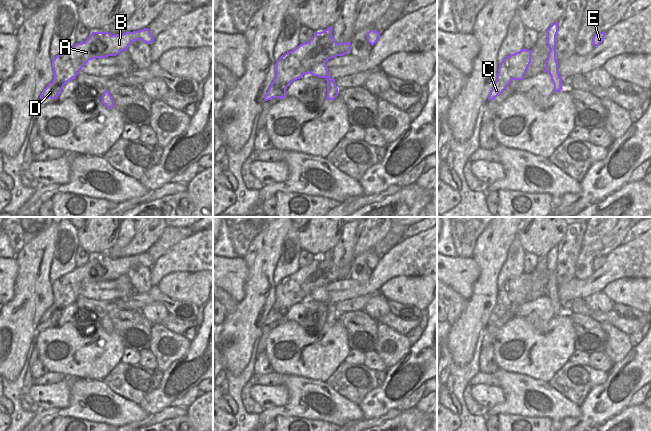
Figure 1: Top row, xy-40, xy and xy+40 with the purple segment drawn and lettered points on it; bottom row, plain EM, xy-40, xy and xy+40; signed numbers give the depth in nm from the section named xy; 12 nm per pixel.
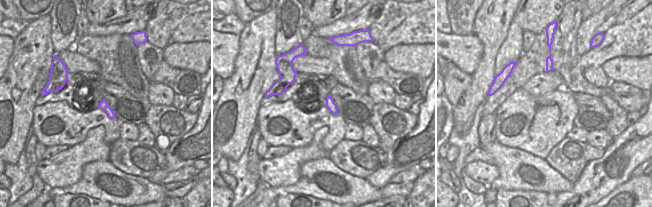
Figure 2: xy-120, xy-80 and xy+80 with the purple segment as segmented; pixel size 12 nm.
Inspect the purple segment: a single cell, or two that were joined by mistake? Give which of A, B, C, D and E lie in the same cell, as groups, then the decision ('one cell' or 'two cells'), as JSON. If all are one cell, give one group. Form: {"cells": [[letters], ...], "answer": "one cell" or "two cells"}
{"cells": [["A", "B", "C", "D", "E"]], "answer": "one cell"}

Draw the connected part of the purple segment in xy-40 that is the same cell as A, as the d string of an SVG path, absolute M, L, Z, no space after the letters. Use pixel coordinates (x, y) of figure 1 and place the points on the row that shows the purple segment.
M148 28L117 35L111 35L109 32L92 32L85 42L76 43L53 58L54 78L43 90L40 99L57 99L64 85L75 79L89 60L116 56L122 51L127 51L129 45L136 40L151 44L154 37Z

